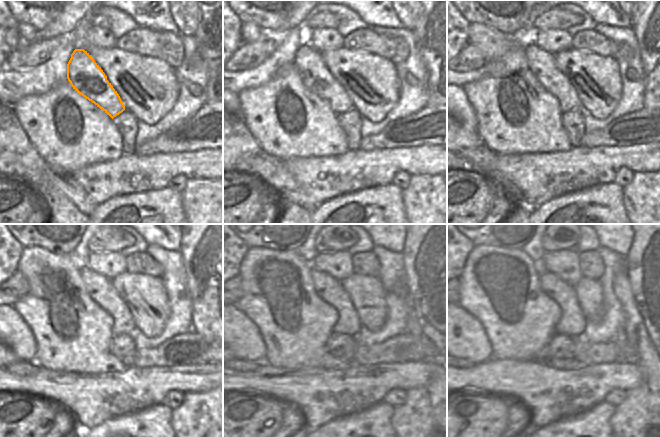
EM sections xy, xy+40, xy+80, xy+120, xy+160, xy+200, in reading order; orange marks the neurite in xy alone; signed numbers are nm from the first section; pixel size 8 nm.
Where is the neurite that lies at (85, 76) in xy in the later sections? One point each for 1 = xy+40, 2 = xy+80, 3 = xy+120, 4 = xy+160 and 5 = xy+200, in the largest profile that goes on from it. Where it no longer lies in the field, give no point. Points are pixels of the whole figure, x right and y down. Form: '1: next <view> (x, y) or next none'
1: next xy+40 (308, 61)
2: next xy+80 (541, 63)
3: next xy+120 (99, 288)
4: next xy+160 (329, 289)
5: next xy+200 (572, 322)

